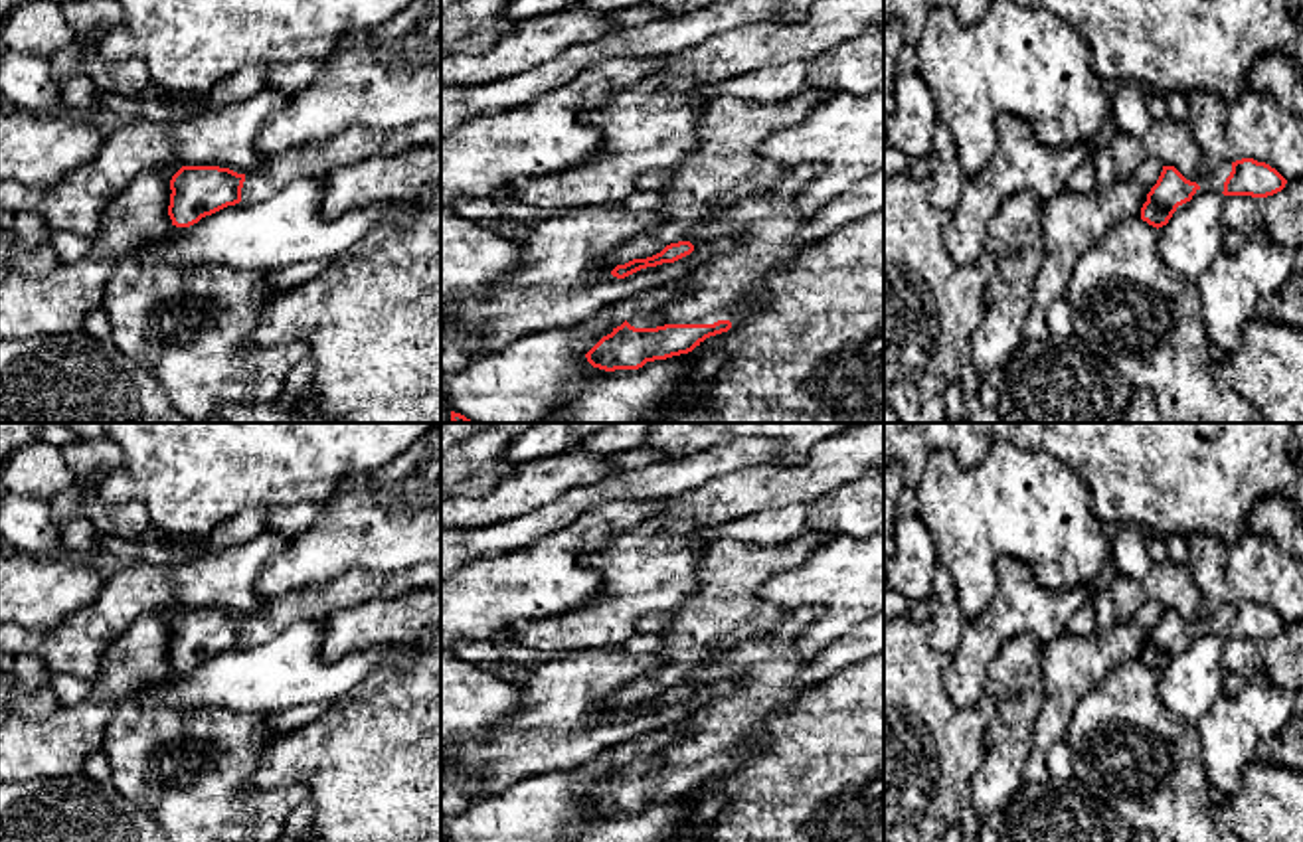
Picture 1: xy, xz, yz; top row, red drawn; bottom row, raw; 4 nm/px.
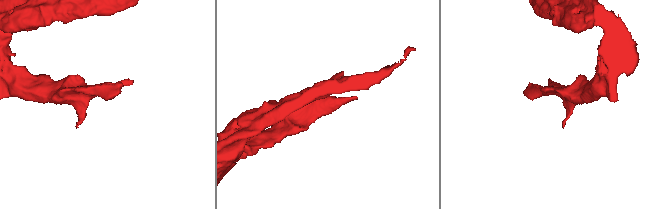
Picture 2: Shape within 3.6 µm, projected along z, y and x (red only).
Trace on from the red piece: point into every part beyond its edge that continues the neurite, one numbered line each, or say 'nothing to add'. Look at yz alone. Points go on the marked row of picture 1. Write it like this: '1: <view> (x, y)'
1: yz (1215, 180)

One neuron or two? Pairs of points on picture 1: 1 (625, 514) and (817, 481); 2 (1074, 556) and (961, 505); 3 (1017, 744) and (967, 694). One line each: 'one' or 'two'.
1: two
2: one
3: two

